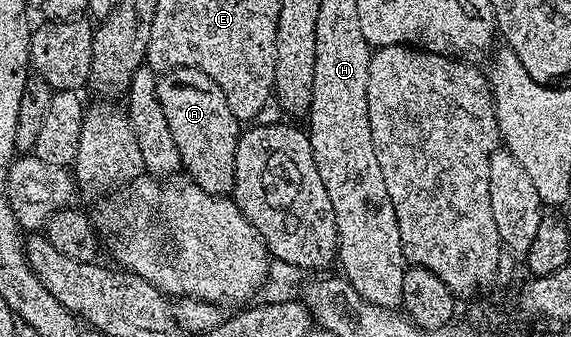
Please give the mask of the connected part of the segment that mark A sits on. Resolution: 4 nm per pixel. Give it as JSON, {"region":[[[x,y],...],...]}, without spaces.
{"region":[[[171,68],[158,76],[158,97],[160,106],[164,106],[164,118],[168,118],[168,130],[172,130],[172,138],[176,142],[176,150],[180,150],[182,168],[185,175],[193,183],[213,196],[225,196],[234,191],[234,167],[236,166],[236,146],[240,135],[240,121],[232,114],[228,106],[228,98],[224,98],[224,90],[195,68]]]}

